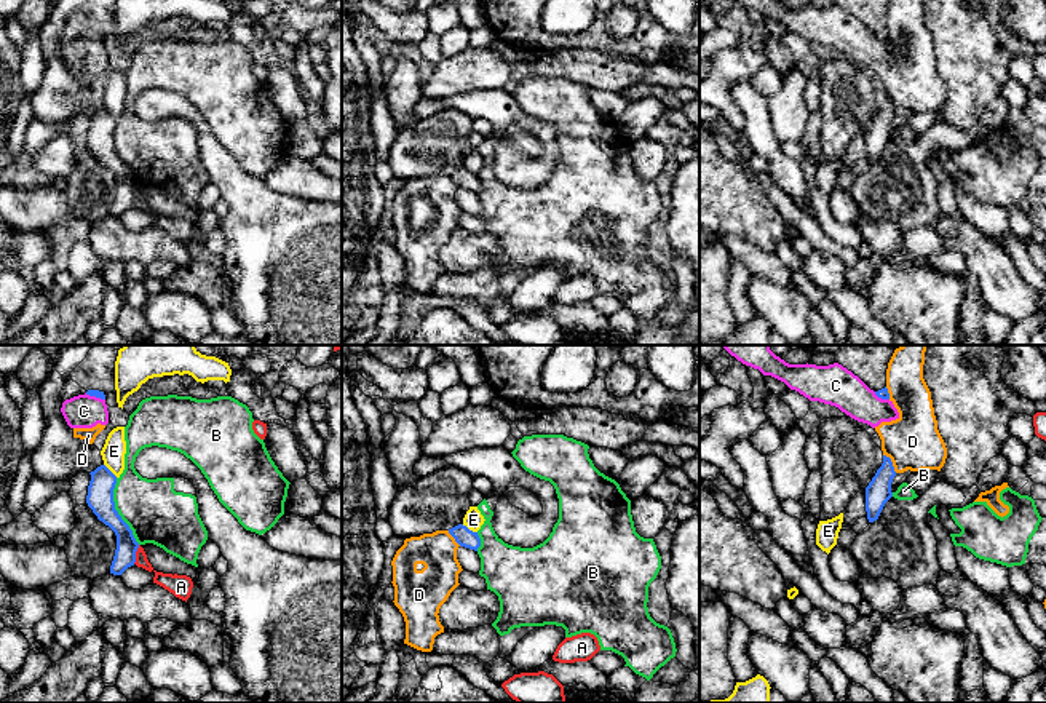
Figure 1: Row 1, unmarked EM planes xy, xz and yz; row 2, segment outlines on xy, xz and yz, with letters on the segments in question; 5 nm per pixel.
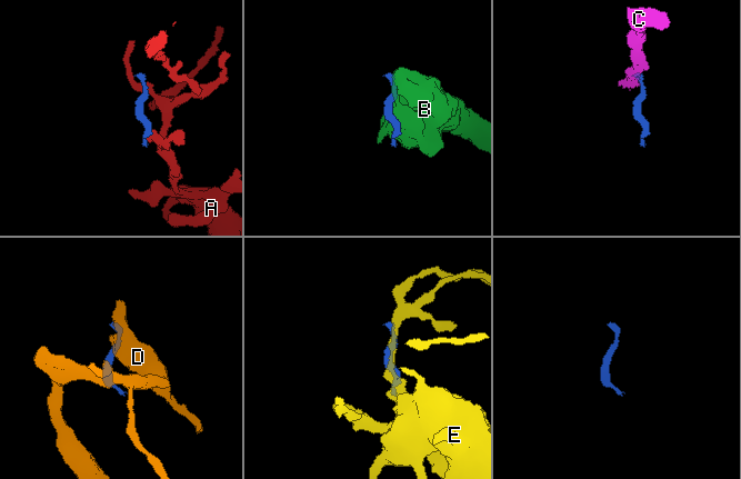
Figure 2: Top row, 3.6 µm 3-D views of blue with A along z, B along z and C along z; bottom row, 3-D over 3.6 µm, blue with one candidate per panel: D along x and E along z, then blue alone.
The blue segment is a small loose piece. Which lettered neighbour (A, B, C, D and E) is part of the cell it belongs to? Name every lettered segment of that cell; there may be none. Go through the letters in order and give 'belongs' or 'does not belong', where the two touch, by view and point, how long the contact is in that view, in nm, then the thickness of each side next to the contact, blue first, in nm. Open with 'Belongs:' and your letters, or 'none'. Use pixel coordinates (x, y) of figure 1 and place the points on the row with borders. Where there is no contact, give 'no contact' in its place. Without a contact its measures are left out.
Belongs: E
A: does not belong | xy (134, 555) | 100 nm | 110/100 nm
B: does not belong | xy (117, 512) | 360 nm | 140/300 nm
C: does not belong | xy (95, 395) | 110 nm | 40/170 nm
D: does not belong | yz (891, 462) | 120 nm | 130/280 nm
E: belongs | xz (468, 529) | 90 nm | 90/100 nm

